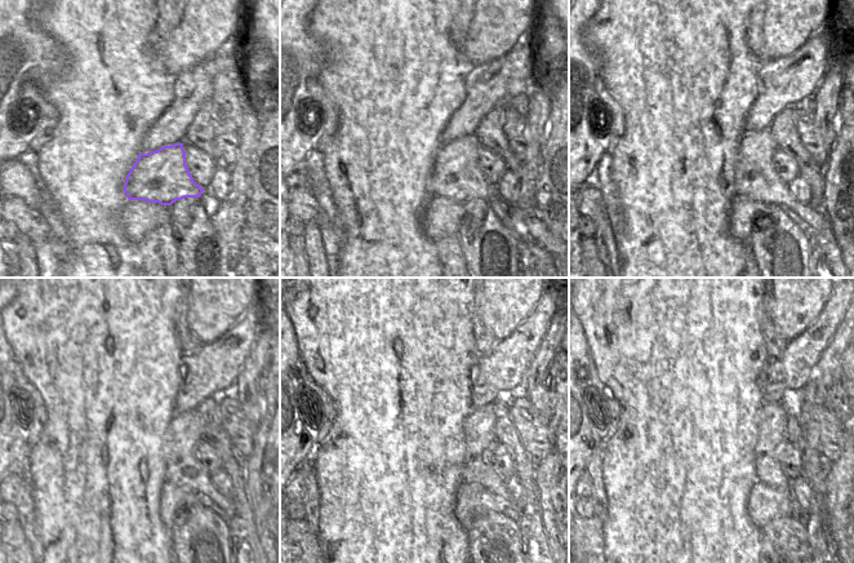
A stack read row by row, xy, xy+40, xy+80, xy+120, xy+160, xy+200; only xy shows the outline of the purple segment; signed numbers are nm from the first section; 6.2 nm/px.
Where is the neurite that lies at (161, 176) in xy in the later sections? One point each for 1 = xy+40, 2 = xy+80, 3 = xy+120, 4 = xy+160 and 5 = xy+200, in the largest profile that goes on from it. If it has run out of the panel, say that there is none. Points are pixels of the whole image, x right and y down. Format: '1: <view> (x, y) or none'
1: xy+40 (456, 174)
2: xy+80 (755, 178)
3: xy+120 (182, 469)
4: xy+160 (479, 426)
5: xy+200 (772, 419)

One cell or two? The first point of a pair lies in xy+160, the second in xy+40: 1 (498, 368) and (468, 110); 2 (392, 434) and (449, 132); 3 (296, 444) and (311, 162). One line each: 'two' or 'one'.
1: one
2: two
3: two

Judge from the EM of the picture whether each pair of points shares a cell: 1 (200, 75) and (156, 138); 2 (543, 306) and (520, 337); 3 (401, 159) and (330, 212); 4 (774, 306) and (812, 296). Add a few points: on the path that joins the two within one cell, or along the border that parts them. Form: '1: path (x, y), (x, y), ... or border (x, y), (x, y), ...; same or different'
1: path (195, 91), (194, 96), (172, 123); same
2: path (542, 314), (528, 329); same
3: border (327, 180), (330, 187), (332, 203), (341, 222); different
4: path (783, 306), (791, 306), (803, 296); same

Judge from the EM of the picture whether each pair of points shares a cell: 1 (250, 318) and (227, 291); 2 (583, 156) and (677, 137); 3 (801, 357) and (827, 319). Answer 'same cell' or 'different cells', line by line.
1: different cells
2: different cells
3: same cell

